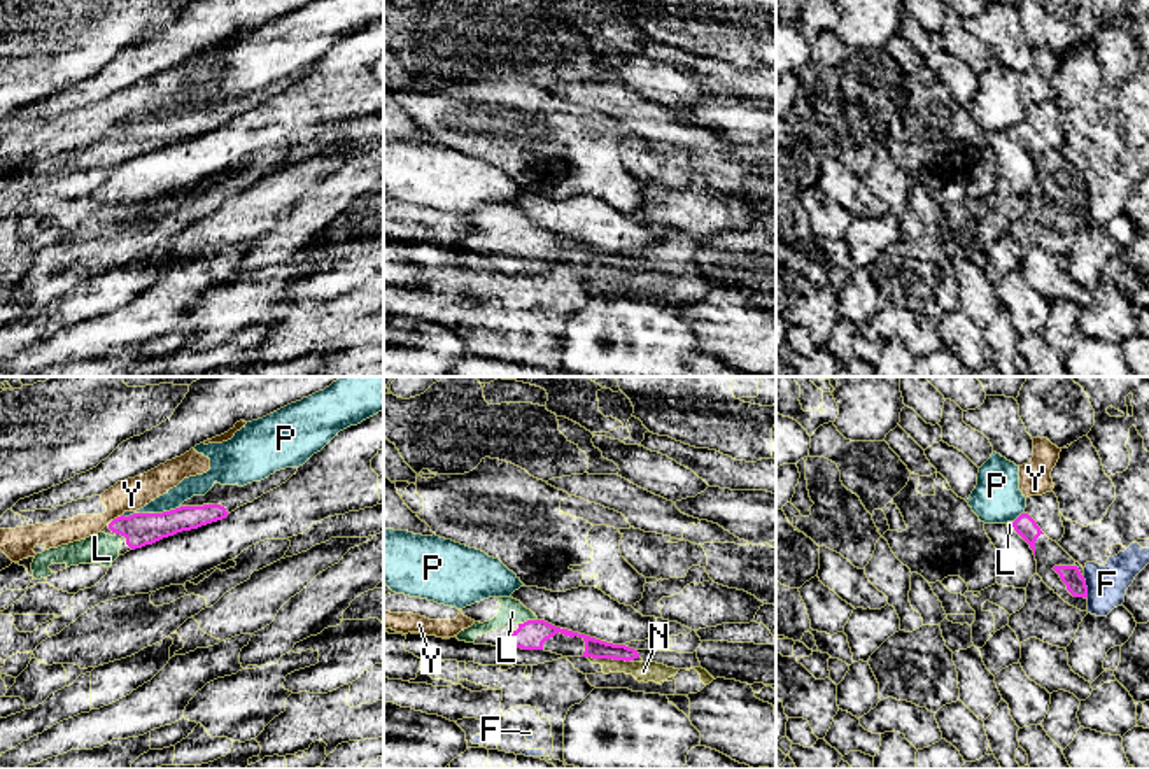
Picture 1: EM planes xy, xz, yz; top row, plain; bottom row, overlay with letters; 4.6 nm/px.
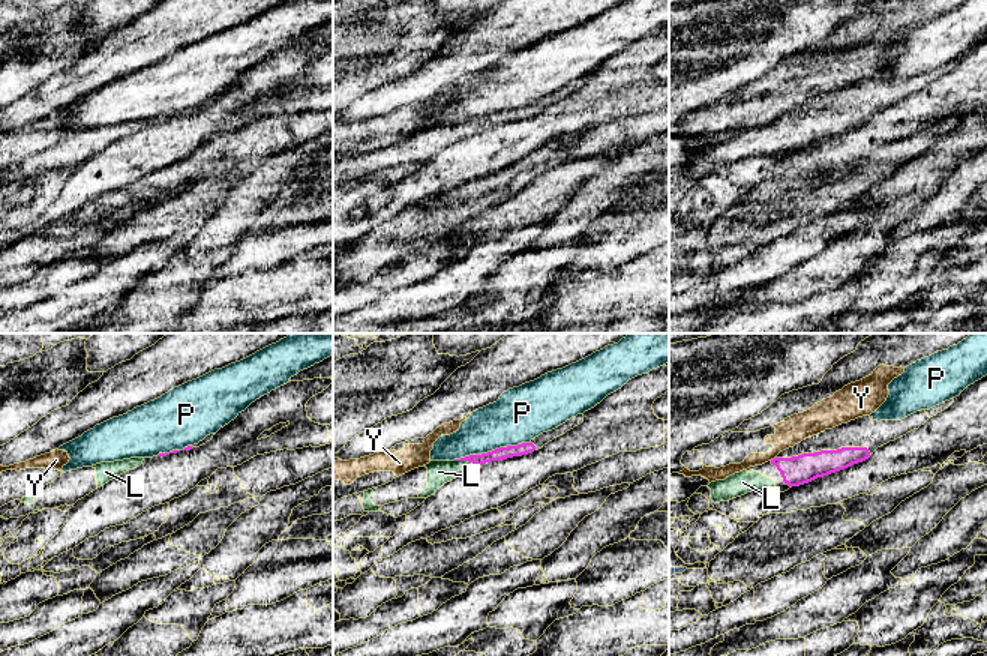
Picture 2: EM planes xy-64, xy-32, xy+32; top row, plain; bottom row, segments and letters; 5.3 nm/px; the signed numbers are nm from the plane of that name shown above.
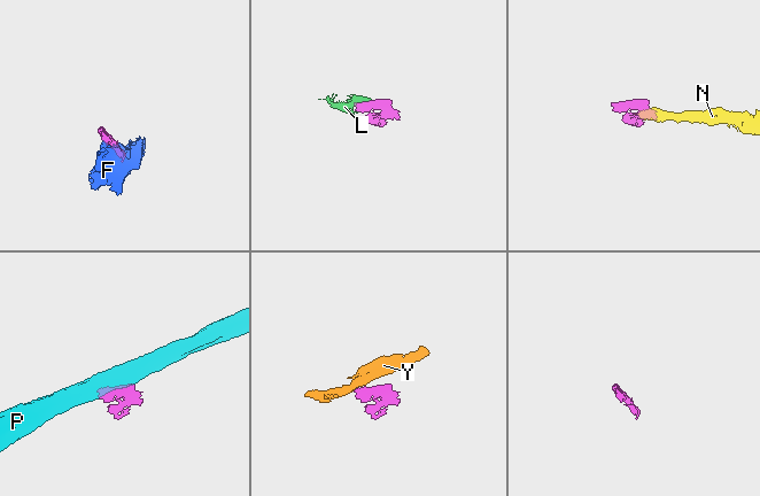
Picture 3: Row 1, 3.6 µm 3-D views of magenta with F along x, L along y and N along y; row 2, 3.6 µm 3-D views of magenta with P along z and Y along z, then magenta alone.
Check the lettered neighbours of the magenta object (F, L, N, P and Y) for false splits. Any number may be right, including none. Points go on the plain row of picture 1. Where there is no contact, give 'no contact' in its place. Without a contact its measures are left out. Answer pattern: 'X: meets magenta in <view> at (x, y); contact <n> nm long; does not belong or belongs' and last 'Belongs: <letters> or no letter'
F: meets magenta in yz at (1086, 195); contact 110 nm long; does not belong
L: meets magenta in xz at (528, 228); contact 90 nm long; belongs
N: meets magenta in xz at (608, 265); contact 190 nm long; does not belong
P: meets magenta in xy at (149, 121); contact 260 nm long; does not belong
Y: meets magenta in xy at (118, 125); contact 60 nm long; does not belong
Belongs: L

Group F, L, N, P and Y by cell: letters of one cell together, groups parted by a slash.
F / L / N / P / Y

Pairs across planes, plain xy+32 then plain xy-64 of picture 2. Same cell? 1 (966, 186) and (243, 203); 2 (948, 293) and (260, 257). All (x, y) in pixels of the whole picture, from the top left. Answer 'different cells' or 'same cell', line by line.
1: same cell
2: different cells

